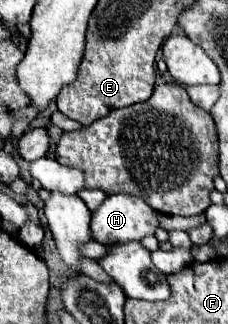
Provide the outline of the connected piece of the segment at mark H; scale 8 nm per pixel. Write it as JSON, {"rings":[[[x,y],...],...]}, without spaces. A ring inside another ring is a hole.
{"rings":[[[110,195],[104,203],[92,213],[92,237],[94,241],[108,245],[108,243],[126,243],[126,241],[140,241],[146,235],[154,235],[158,229],[158,211],[154,211],[146,201],[134,195]]]}

